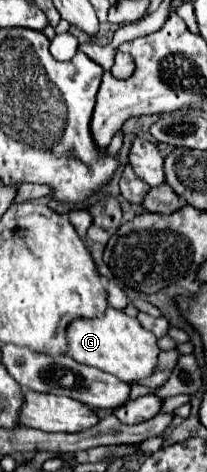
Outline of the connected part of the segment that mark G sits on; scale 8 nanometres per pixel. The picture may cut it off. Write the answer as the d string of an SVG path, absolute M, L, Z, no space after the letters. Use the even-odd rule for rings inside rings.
M107 307L101 317L95 319L77 317L69 323L65 355L73 357L77 363L85 363L89 367L97 367L105 373L111 373L125 383L133 383L153 373L159 347L155 335L145 331L135 317L127 317L123 311Z

